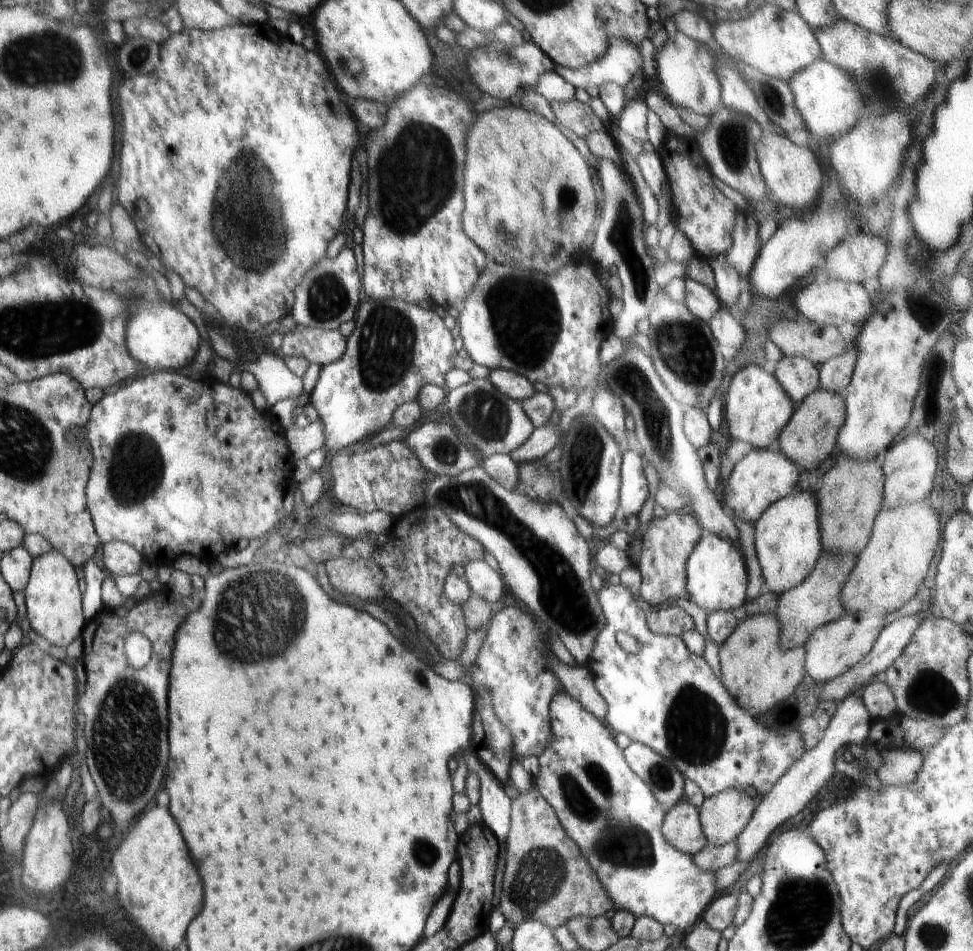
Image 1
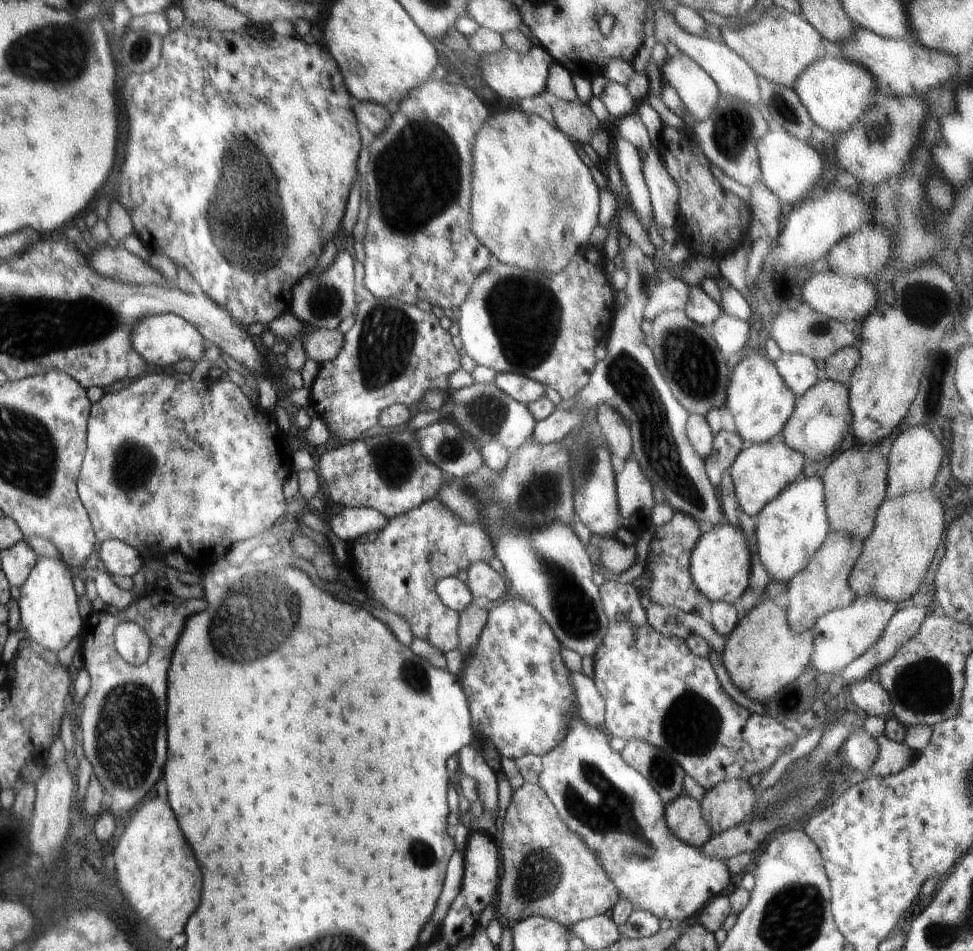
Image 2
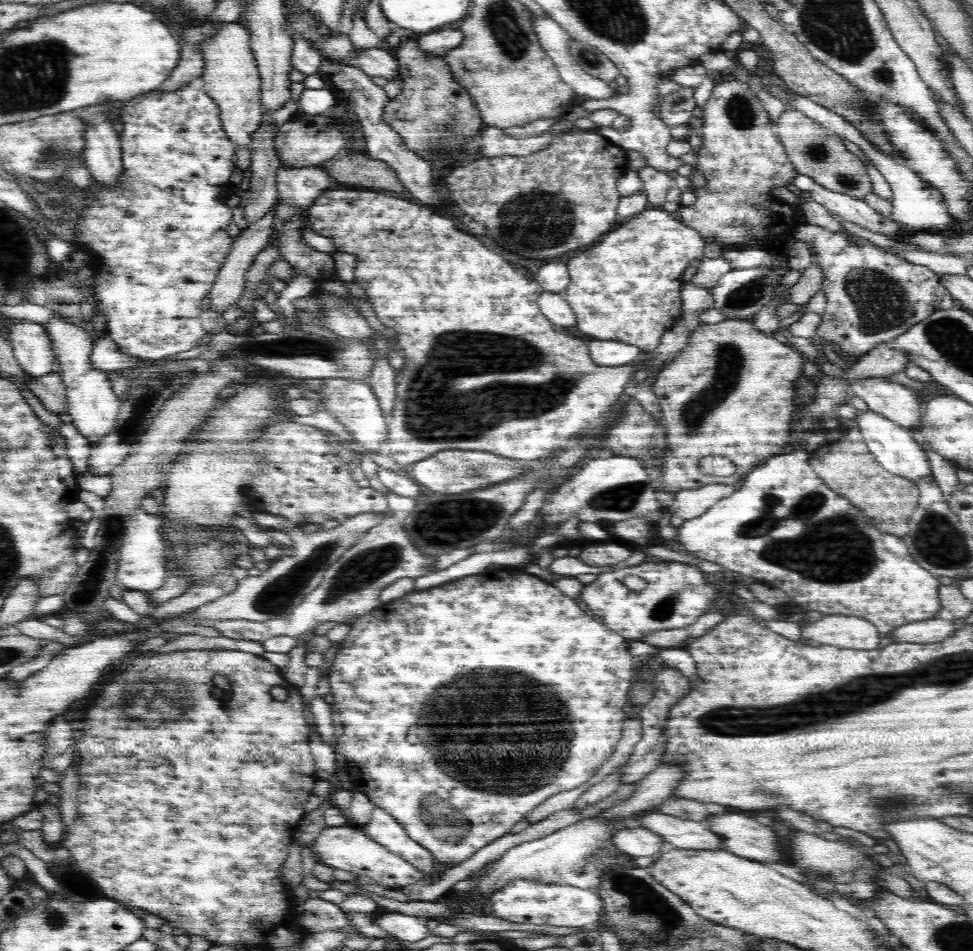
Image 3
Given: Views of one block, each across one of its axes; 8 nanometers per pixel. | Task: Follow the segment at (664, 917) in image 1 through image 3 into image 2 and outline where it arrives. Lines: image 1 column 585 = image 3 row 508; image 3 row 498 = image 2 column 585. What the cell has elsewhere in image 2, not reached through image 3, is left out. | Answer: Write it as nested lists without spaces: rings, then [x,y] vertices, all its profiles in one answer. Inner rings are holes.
[[[568,713],[565,718],[565,728],[565,735],[561,738],[561,741],[552,750],[549,750],[548,754],[541,757],[541,771],[538,785],[540,785],[540,788],[544,790],[546,796],[552,801],[552,804],[556,807],[558,816],[564,821],[564,824],[575,833],[592,854],[595,854],[596,860],[615,884],[619,898],[631,902],[634,909],[644,909],[651,912],[656,918],[660,918],[660,920],[666,918],[666,920],[670,920],[674,925],[678,925],[684,922],[684,920],[690,920],[692,916],[696,916],[708,902],[716,896],[723,894],[726,886],[728,887],[728,885],[736,882],[730,876],[724,862],[718,859],[708,858],[707,855],[701,853],[701,848],[697,849],[696,847],[688,846],[679,838],[674,838],[672,832],[667,827],[666,808],[658,793],[648,784],[647,778],[644,778],[636,770],[632,770],[632,767],[628,766],[622,755],[610,747],[610,741],[608,741],[604,733],[598,730],[597,726],[589,725],[578,713]]]

